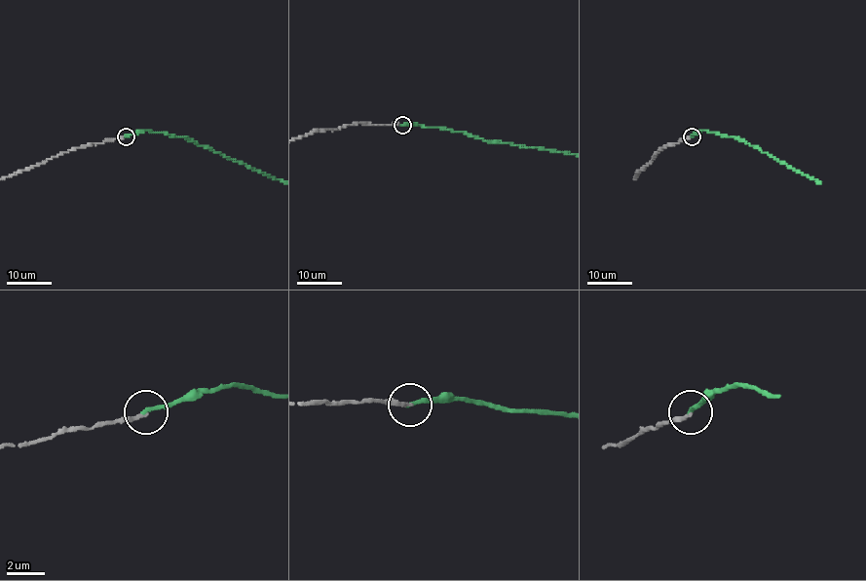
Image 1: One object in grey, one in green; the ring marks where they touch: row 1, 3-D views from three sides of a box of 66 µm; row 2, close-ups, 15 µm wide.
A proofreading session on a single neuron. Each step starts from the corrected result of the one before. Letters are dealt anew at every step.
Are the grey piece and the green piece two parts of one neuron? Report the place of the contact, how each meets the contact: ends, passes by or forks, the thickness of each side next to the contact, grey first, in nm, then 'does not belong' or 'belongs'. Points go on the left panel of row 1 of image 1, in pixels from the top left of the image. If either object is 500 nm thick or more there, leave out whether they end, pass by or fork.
(126, 136) | grey ends | green ends | 170/200 nm | belongs

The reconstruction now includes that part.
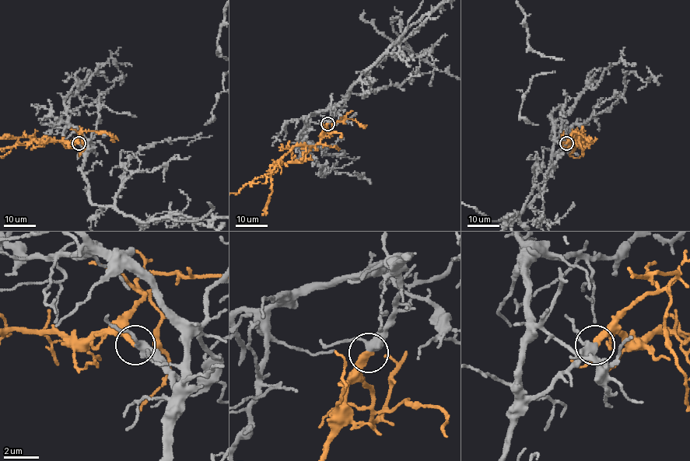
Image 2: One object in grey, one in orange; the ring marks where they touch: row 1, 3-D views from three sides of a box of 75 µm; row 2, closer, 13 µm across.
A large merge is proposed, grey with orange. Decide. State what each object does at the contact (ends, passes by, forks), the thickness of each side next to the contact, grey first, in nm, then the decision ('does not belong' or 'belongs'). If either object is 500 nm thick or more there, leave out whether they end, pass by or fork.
grey passes by; orange ends there; 380 nm thick on the grey side, 400 nm on the other; belongs

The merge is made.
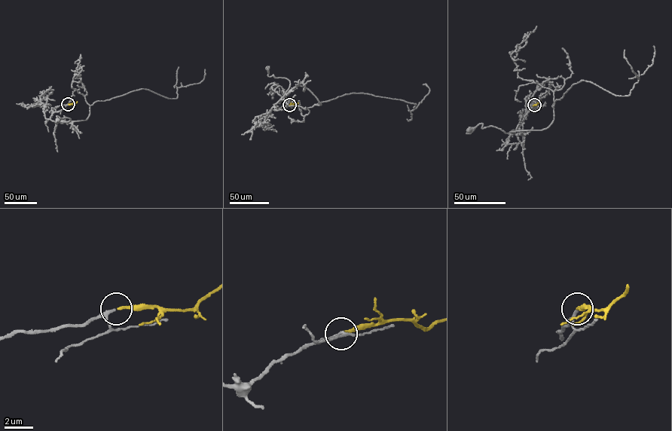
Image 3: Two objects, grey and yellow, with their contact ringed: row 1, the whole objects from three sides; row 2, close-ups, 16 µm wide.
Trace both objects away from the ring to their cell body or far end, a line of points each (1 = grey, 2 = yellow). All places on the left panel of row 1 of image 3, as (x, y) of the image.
1: (68, 104), (55, 108), (50, 119), (56, 122), (70, 120), (59, 119), (56, 116), (57, 120)
2: (68, 104), (77, 102)

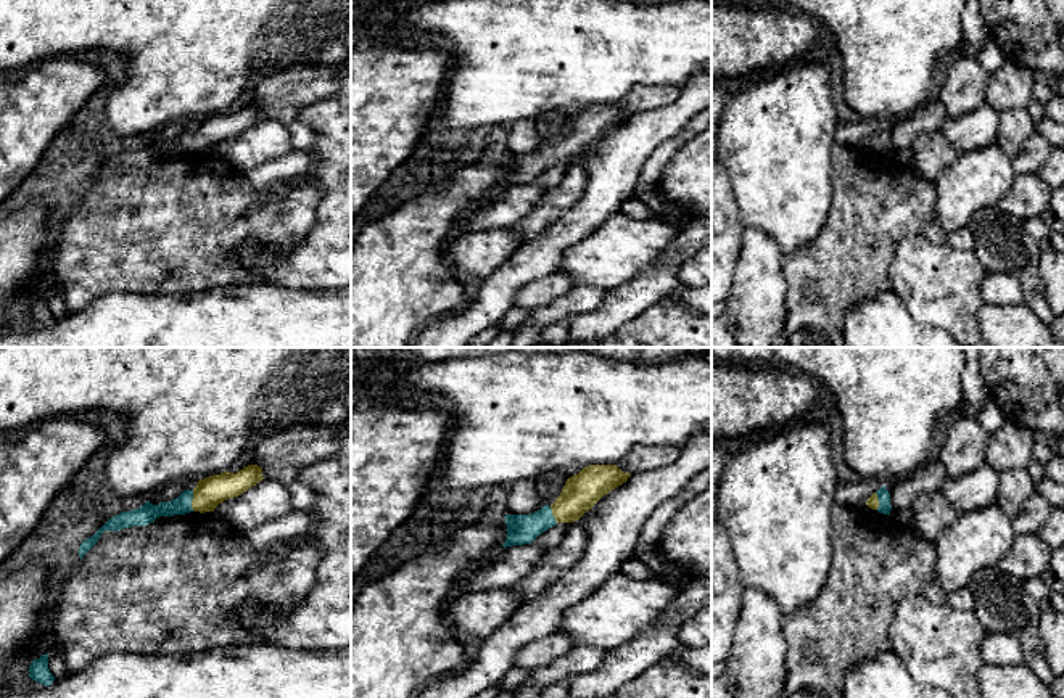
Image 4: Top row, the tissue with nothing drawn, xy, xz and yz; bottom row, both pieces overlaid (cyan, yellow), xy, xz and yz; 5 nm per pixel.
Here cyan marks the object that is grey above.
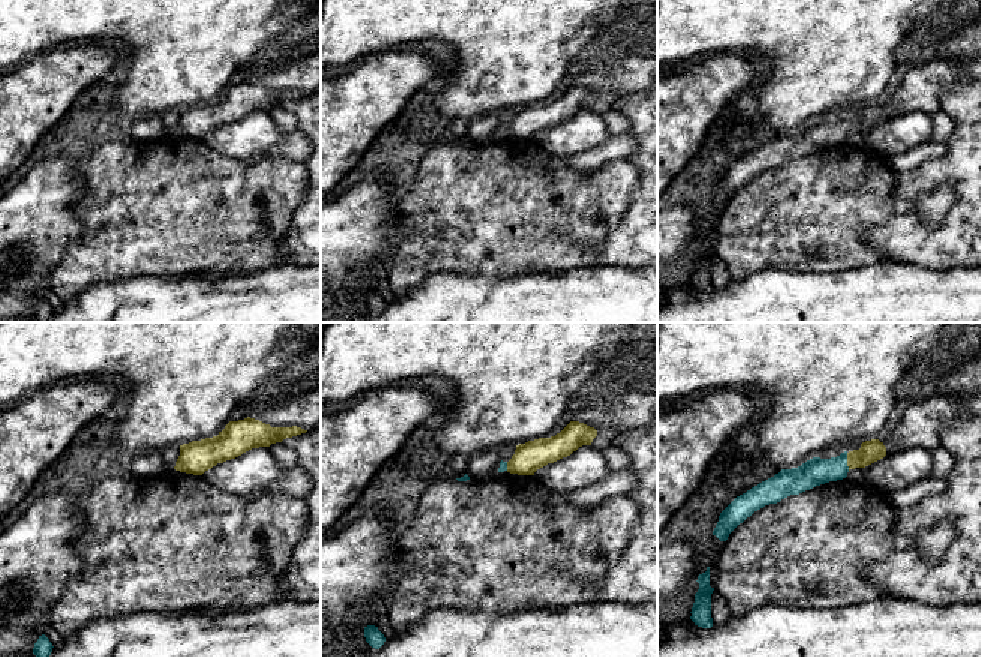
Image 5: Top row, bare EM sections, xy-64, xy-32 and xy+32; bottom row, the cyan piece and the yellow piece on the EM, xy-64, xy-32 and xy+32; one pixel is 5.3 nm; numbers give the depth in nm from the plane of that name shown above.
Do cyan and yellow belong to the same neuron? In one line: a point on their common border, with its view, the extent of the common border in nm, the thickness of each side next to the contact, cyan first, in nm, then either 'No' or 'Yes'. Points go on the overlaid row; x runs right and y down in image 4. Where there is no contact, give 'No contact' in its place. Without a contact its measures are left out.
Touches cyan at xy (190, 500). Shared border 100 nm. Thickness 100 nm (cyan) against 150 nm. Yes

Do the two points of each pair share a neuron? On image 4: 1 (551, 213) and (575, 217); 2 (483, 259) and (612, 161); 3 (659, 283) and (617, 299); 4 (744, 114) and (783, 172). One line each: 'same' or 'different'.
1: different
2: different
3: same
4: same

